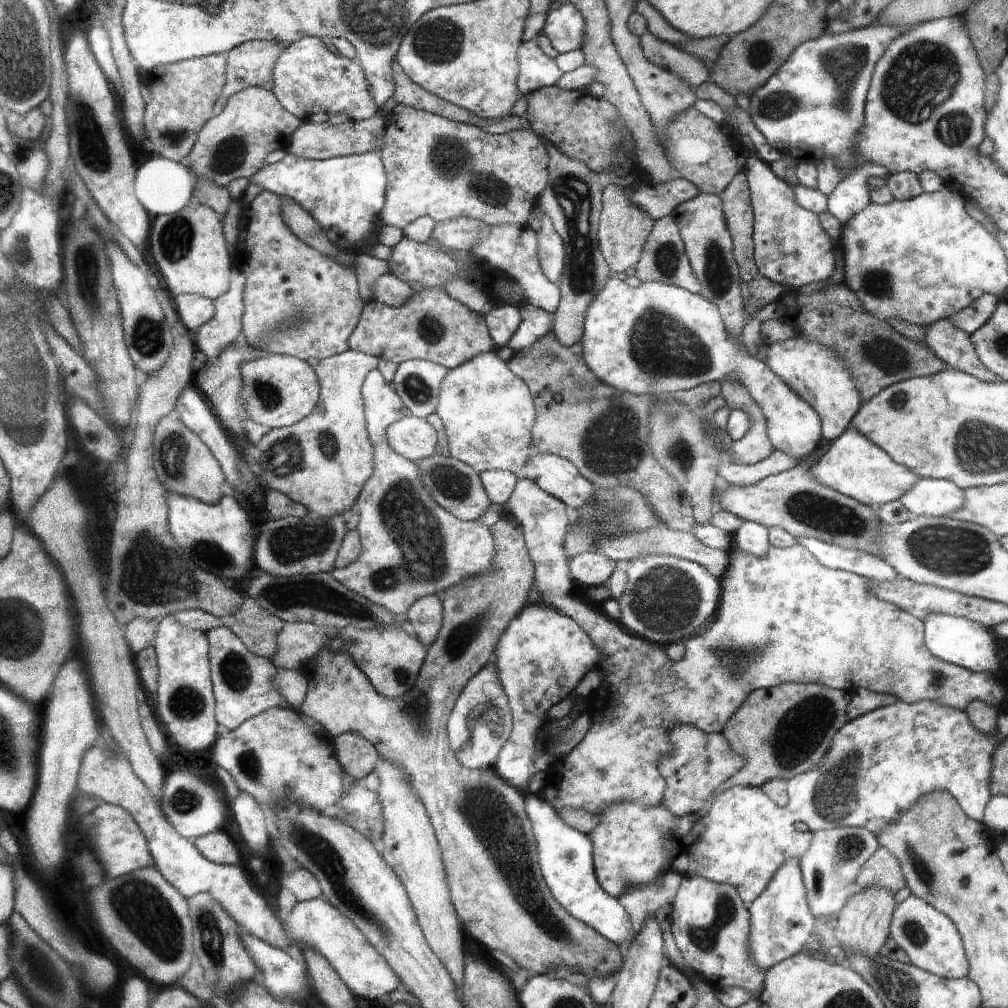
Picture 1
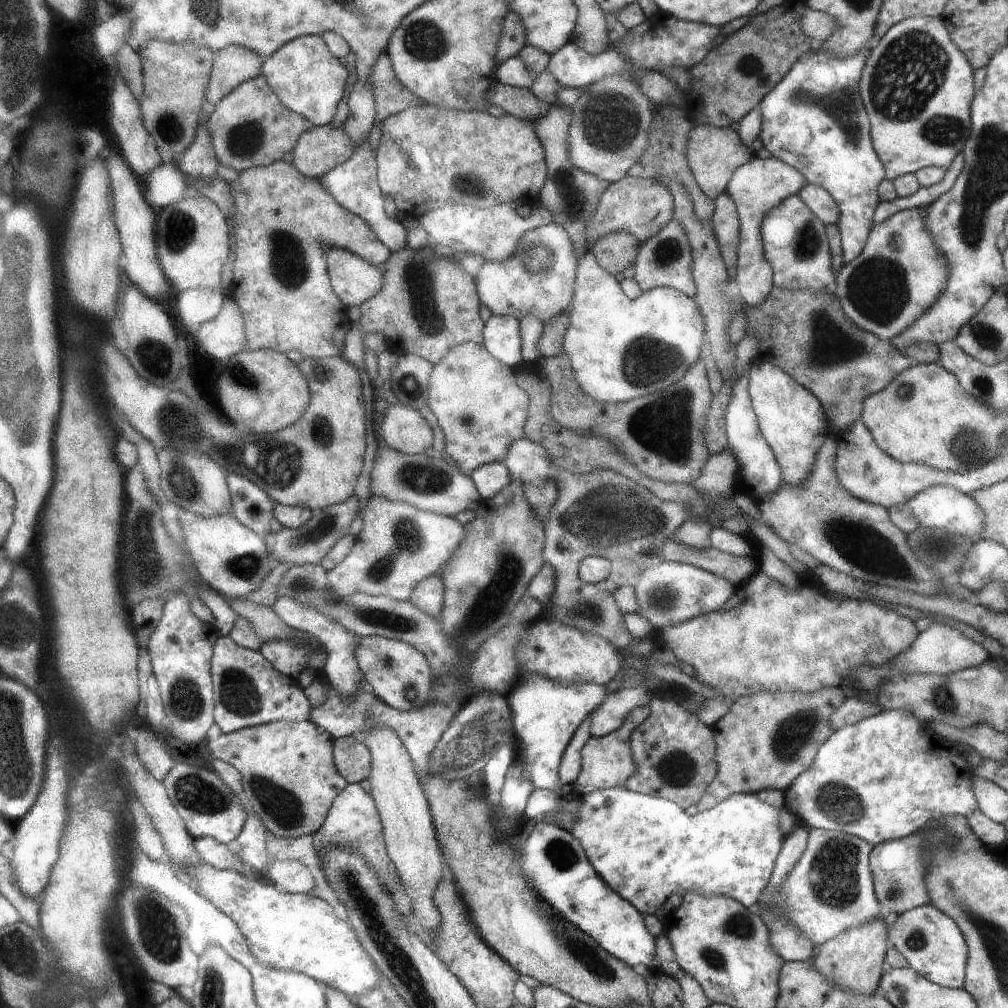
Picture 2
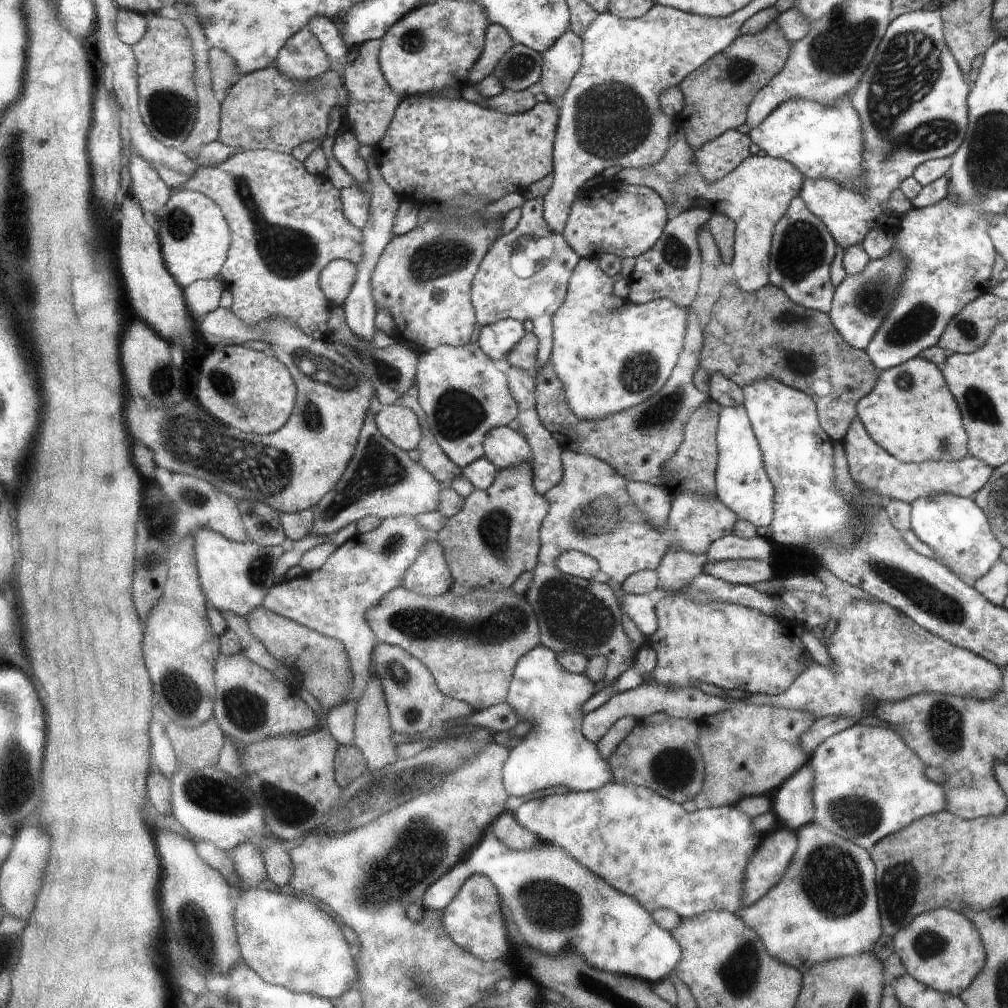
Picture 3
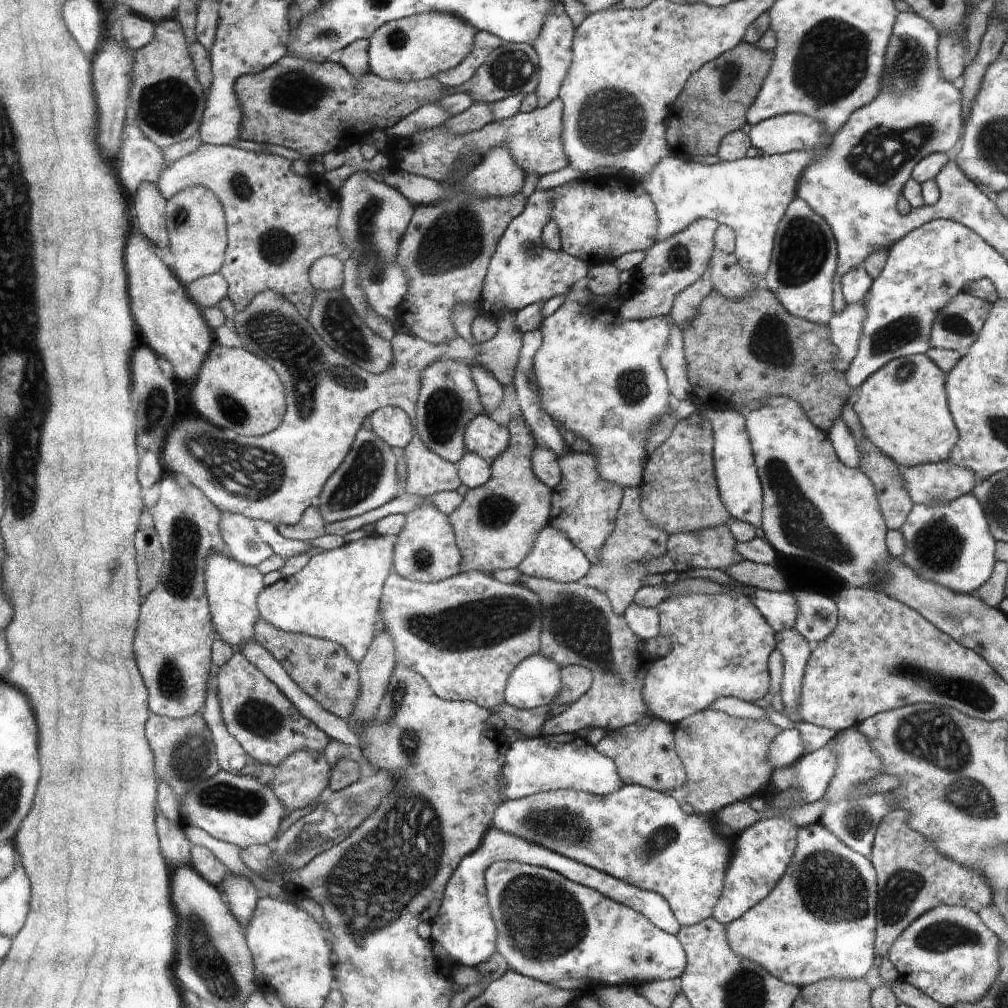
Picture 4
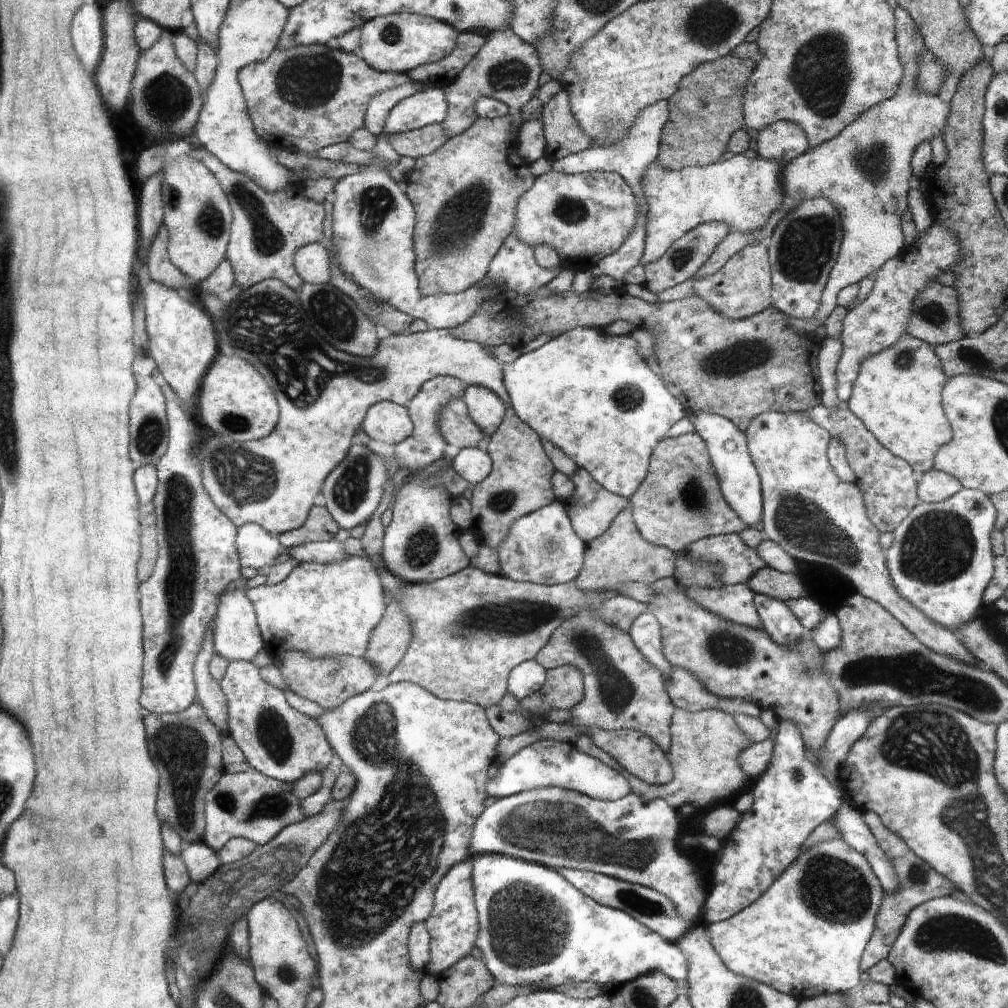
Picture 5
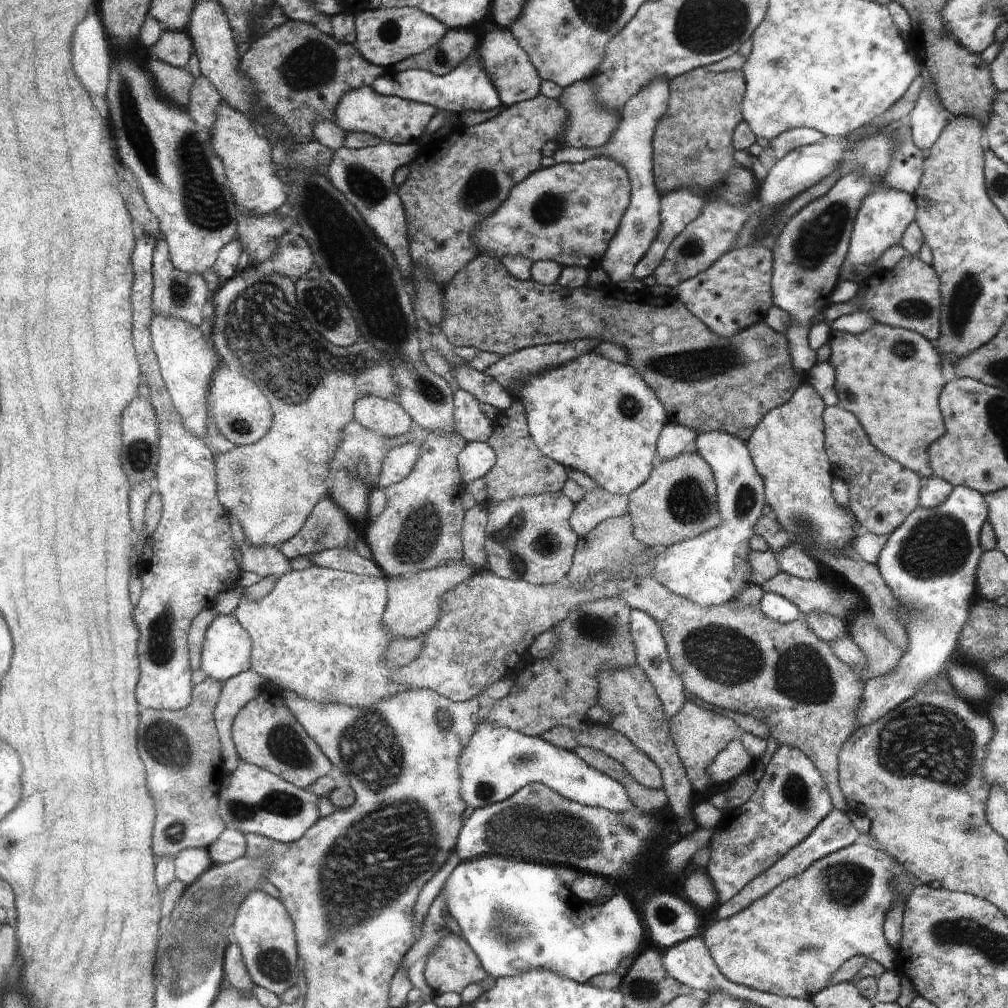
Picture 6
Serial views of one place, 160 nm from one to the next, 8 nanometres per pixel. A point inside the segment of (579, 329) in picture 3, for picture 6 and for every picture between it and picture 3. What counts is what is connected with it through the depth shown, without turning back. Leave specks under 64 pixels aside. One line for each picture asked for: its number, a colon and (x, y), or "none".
4: (600, 376)
5: (591, 393)
6: (592, 414)

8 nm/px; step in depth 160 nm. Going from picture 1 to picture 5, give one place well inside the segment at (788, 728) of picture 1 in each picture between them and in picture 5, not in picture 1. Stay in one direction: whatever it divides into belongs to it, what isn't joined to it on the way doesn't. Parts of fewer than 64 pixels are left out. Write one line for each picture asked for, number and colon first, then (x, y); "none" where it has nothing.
2: (769, 739)
3: (749, 750)
4: (725, 757)
5: (705, 747)

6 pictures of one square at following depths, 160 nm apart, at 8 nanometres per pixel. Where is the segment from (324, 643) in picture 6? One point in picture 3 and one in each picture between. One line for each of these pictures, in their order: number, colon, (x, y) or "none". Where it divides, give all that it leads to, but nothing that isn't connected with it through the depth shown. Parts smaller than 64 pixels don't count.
3: (333, 600)
4: (337, 596)
5: (325, 610)

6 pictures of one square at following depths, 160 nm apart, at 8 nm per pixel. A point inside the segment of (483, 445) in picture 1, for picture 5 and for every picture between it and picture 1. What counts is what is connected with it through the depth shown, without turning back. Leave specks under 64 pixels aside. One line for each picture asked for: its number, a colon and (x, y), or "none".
2: (482, 410)
3: (464, 394)
4: (448, 400)
5: (425, 446)

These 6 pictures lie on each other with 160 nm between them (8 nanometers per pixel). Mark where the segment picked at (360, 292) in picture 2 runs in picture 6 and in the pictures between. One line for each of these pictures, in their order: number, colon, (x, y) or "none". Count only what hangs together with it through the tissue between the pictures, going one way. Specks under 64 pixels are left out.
3: (336, 280)
4: (326, 274)
5: (312, 262)
6: (295, 259)

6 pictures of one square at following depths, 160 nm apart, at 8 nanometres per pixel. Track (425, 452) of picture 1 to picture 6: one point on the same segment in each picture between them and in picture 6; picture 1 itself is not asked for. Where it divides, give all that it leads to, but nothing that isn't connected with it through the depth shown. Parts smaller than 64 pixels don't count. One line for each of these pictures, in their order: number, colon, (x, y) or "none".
2: (403, 429)
3: (401, 424)
4: (394, 425)
5: (388, 422)
6: (387, 417)

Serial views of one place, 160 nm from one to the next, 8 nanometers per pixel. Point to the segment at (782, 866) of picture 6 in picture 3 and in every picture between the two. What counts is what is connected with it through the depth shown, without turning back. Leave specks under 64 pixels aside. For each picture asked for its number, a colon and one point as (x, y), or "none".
3: (868, 784)
4: (855, 820)
5: (850, 824)

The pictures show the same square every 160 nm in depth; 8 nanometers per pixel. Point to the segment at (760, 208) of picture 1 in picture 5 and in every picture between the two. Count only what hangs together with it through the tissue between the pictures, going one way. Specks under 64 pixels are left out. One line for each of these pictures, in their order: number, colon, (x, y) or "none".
2: (796, 244)
3: (802, 251)
4: (806, 255)
5: (803, 249)

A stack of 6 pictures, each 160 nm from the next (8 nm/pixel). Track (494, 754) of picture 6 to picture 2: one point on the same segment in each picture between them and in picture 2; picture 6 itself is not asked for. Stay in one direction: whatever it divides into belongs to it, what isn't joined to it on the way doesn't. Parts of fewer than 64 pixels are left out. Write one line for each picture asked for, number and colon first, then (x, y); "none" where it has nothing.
2: (545, 713)
3: (555, 752)
4: (542, 763)
5: (546, 763)

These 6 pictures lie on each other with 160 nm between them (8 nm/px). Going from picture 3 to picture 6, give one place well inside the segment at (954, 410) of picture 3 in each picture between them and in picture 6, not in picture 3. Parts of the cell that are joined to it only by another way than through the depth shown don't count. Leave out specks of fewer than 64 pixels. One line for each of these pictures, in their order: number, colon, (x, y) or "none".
4: (903, 409)
5: (898, 395)
6: (891, 378)

